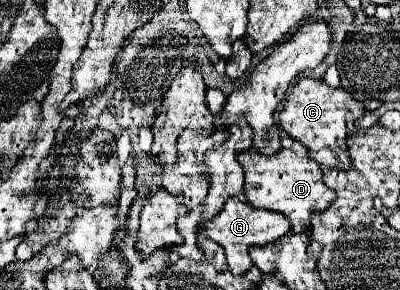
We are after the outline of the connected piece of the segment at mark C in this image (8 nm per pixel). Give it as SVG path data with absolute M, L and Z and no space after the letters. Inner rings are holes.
M299 78L293 90L289 92L283 110L279 112L279 126L297 142L301 142L309 156L321 164L321 166L339 166L349 168L349 152L347 152L347 126L345 116L353 114L355 118L361 118L365 114L363 104L353 100L349 92L343 88L331 88L323 80L315 78ZM351 104L351 110L347 110Z

